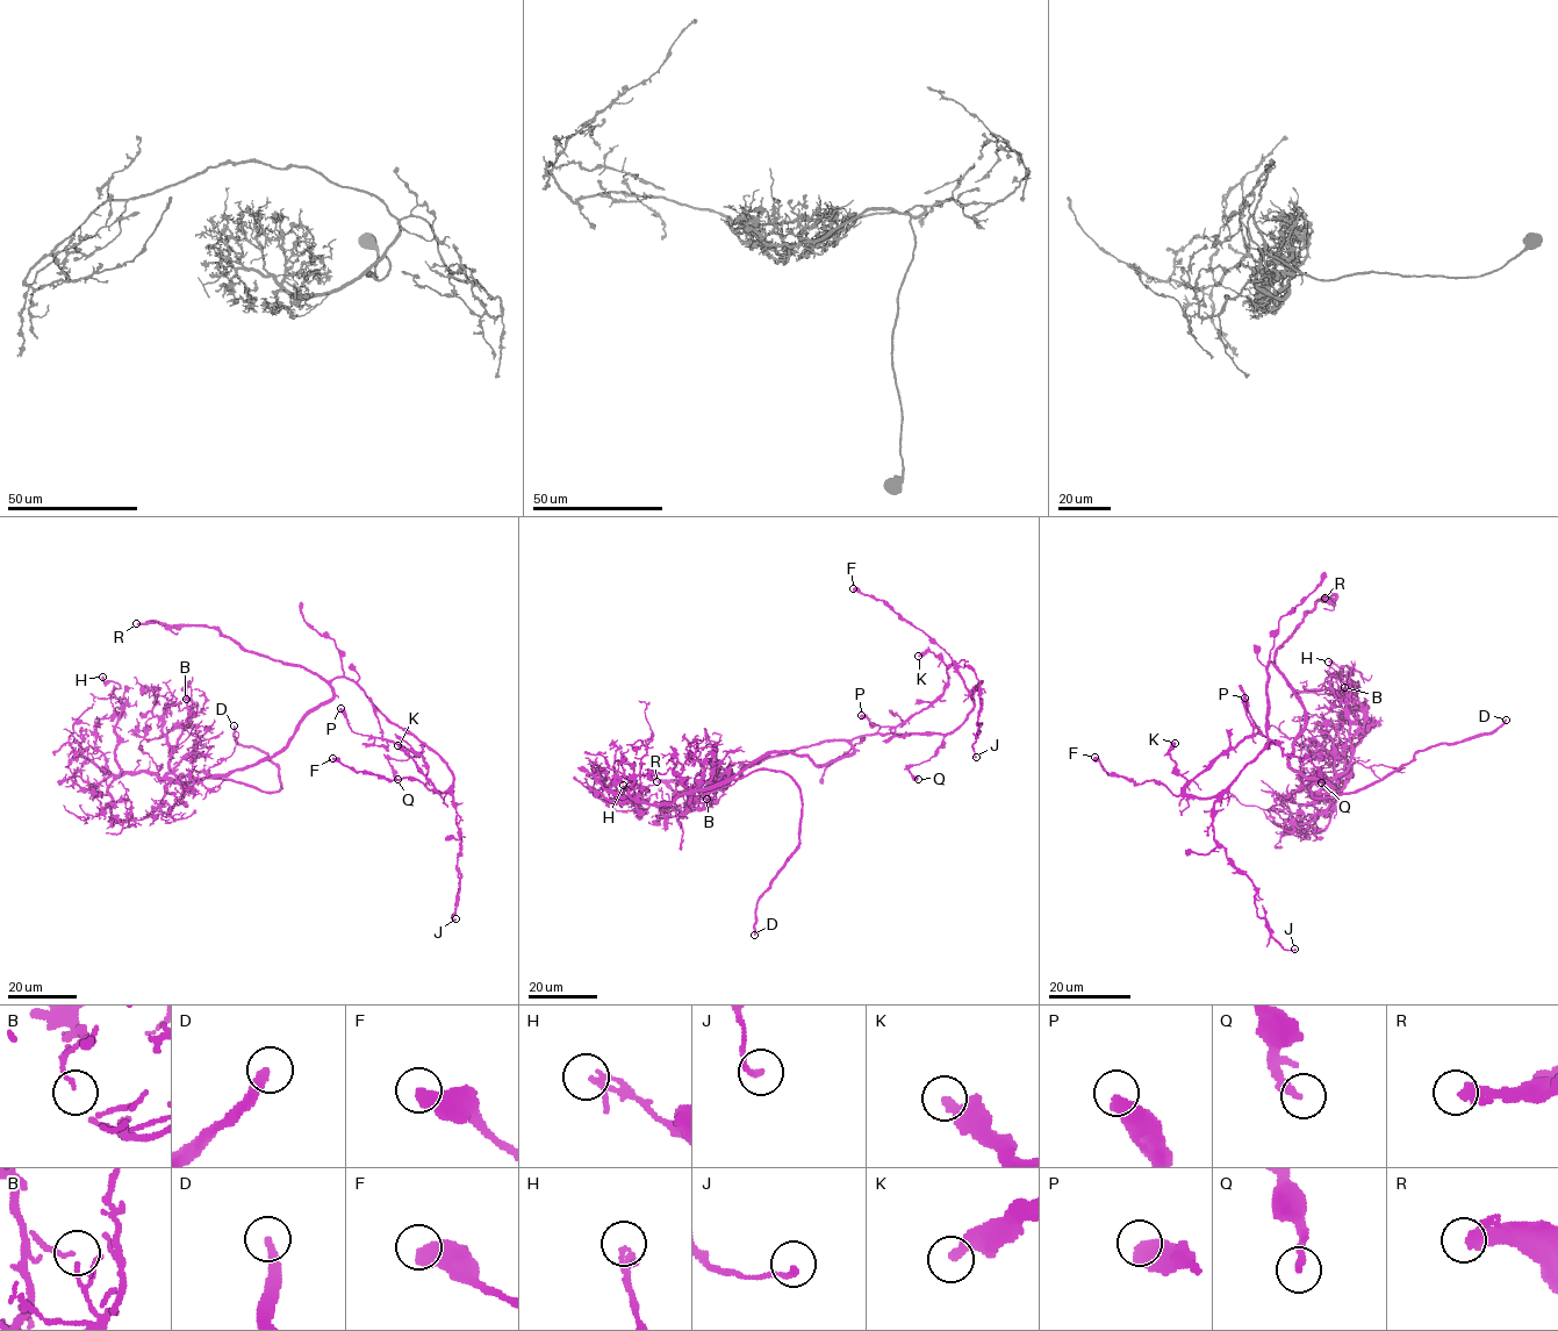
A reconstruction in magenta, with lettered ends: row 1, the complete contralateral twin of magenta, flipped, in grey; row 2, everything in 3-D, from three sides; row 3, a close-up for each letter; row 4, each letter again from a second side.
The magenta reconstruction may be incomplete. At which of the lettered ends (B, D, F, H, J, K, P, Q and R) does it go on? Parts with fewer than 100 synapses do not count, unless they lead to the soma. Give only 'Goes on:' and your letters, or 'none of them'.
Goes on: D, R

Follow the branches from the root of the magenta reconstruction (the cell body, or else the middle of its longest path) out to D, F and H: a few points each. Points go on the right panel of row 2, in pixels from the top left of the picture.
D: (1294, 692), (1305, 729), (1289, 764), (1320, 780), (1314, 798), (1358, 792), (1419, 751), (1491, 735), (1506, 720)
F: (1294, 692), (1270, 662), (1265, 746), (1208, 798), (1174, 795), (1154, 780), (1134, 784), (1108, 773), (1095, 757)
H: (1294, 692), (1305, 729), (1289, 764), (1345, 780), (1334, 767), (1359, 739), (1359, 701), (1352, 671), (1328, 662)

